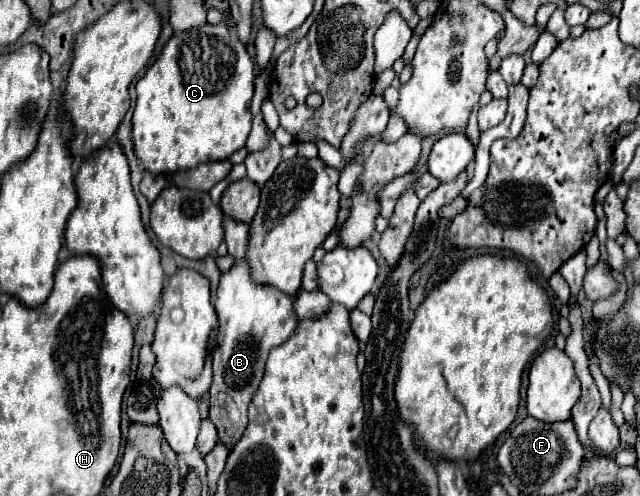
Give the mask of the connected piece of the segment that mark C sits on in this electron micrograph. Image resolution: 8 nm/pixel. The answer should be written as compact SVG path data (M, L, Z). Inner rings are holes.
M203 24L173 34L161 56L135 86L137 106L133 112L133 144L143 168L153 174L173 174L201 162L227 160L235 150L243 148L251 132L249 102L253 98L253 82L255 62L237 38L237 32L227 24Z

